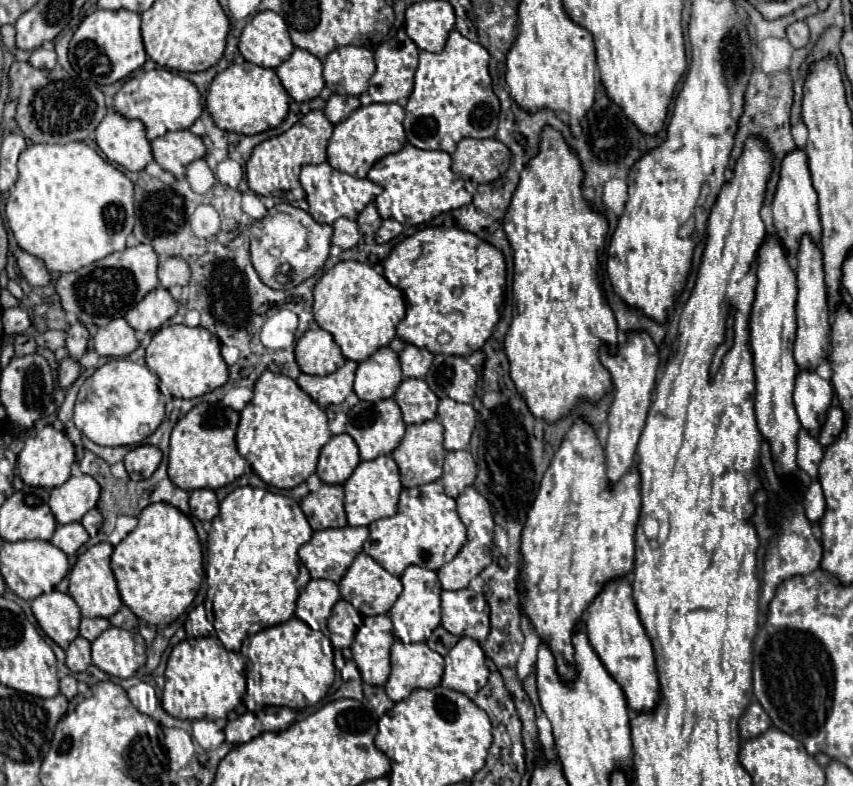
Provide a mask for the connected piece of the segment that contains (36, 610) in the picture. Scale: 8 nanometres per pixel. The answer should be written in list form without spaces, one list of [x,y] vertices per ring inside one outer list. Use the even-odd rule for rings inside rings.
[[[57,589],[43,593],[31,601],[31,609],[39,627],[61,649],[67,649],[69,643],[79,635],[81,613],[67,593],[61,593]]]

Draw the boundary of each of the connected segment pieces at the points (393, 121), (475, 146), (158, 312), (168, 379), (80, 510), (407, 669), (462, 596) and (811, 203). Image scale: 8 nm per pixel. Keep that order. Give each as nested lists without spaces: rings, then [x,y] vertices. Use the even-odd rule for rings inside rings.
[[[371,103],[367,107],[359,107],[345,121],[335,125],[333,137],[327,145],[327,163],[341,173],[349,173],[359,179],[367,177],[373,163],[389,153],[397,153],[405,145],[403,117],[405,111],[397,103]]]
[[[461,139],[451,155],[451,169],[464,180],[495,181],[509,167],[511,151],[497,139]]]
[[[157,287],[143,297],[127,315],[127,323],[135,331],[155,331],[177,313],[177,303],[167,289]]]
[[[161,327],[147,347],[145,361],[147,367],[159,377],[160,391],[172,397],[193,399],[227,383],[227,365],[219,351],[219,339],[203,327]]]
[[[91,475],[69,477],[61,487],[51,491],[51,511],[59,525],[81,521],[81,517],[93,509],[99,501],[101,487]]]
[[[401,643],[391,647],[391,675],[385,683],[385,693],[393,701],[403,701],[413,689],[433,689],[441,683],[445,661],[427,643]]]
[[[473,589],[441,591],[441,625],[457,635],[485,639],[489,635],[489,605]]]
[[[795,149],[793,153],[789,153],[783,159],[777,193],[773,197],[773,227],[775,227],[775,233],[781,239],[789,257],[797,255],[797,249],[799,249],[799,243],[801,243],[803,235],[809,235],[815,245],[821,241],[817,193],[811,185],[811,173],[809,173],[807,155],[805,155],[803,149]]]

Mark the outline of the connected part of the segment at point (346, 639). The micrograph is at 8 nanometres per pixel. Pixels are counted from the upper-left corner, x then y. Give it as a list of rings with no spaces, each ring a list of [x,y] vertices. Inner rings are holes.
[[[343,599],[333,607],[327,627],[329,627],[331,645],[335,649],[351,647],[359,619],[361,619],[361,615],[353,609],[353,605]]]

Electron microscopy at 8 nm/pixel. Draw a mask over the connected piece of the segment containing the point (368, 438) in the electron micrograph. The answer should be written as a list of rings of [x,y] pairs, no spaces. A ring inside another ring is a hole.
[[[383,399],[377,403],[369,401],[359,401],[351,411],[349,411],[349,423],[347,423],[347,433],[355,439],[361,459],[375,459],[379,455],[389,455],[399,441],[405,435],[405,423],[401,417],[401,409],[393,399]]]

